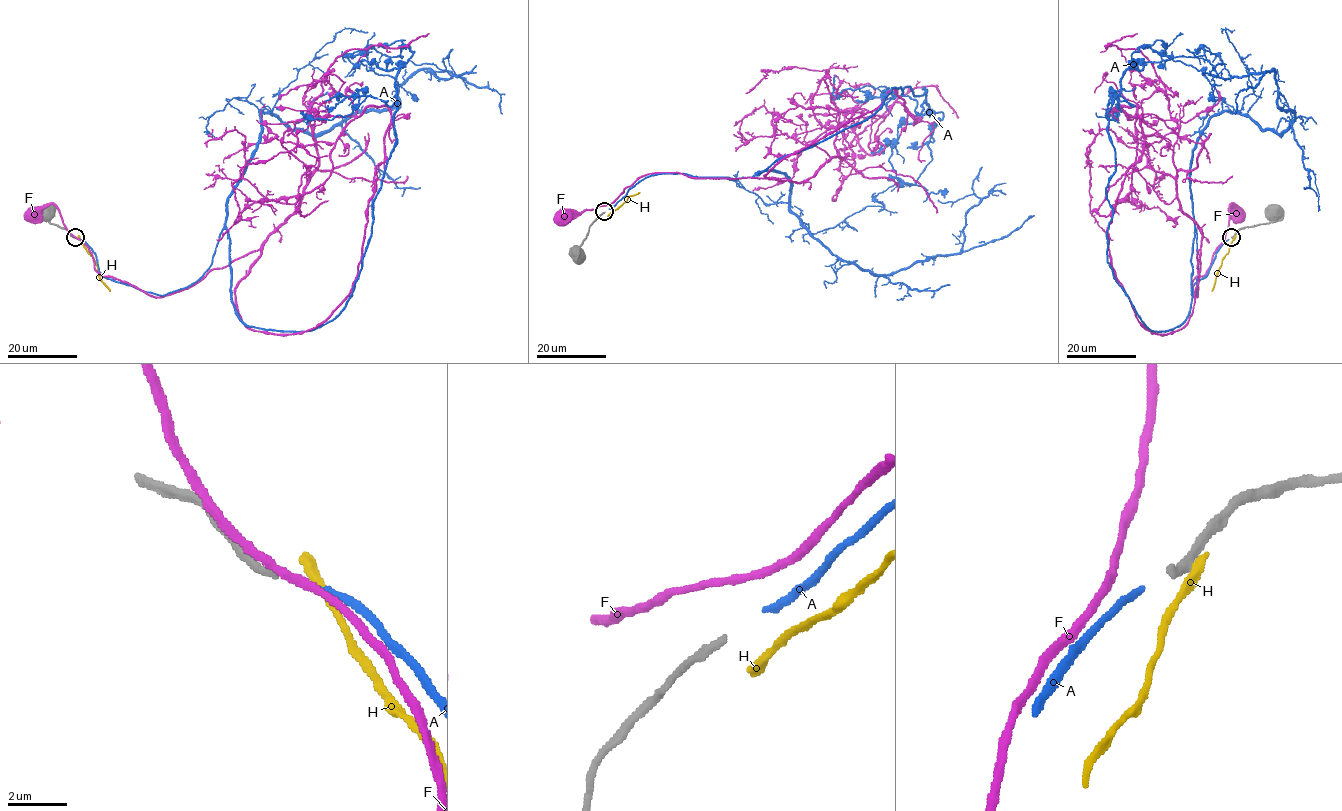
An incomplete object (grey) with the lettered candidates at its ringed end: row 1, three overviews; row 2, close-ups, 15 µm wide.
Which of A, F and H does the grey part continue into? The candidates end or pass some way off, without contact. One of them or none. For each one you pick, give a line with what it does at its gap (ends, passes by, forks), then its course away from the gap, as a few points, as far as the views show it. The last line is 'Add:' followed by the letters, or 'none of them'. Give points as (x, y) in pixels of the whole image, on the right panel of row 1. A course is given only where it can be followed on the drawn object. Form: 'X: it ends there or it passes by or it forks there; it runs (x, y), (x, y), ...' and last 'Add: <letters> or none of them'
A: it ends there; it runs (1229, 239), (1195, 295), (1195, 229), (1169, 331), (1107, 261), (1108, 112), (1132, 53), (1202, 48), (1222, 77)
Add: A

